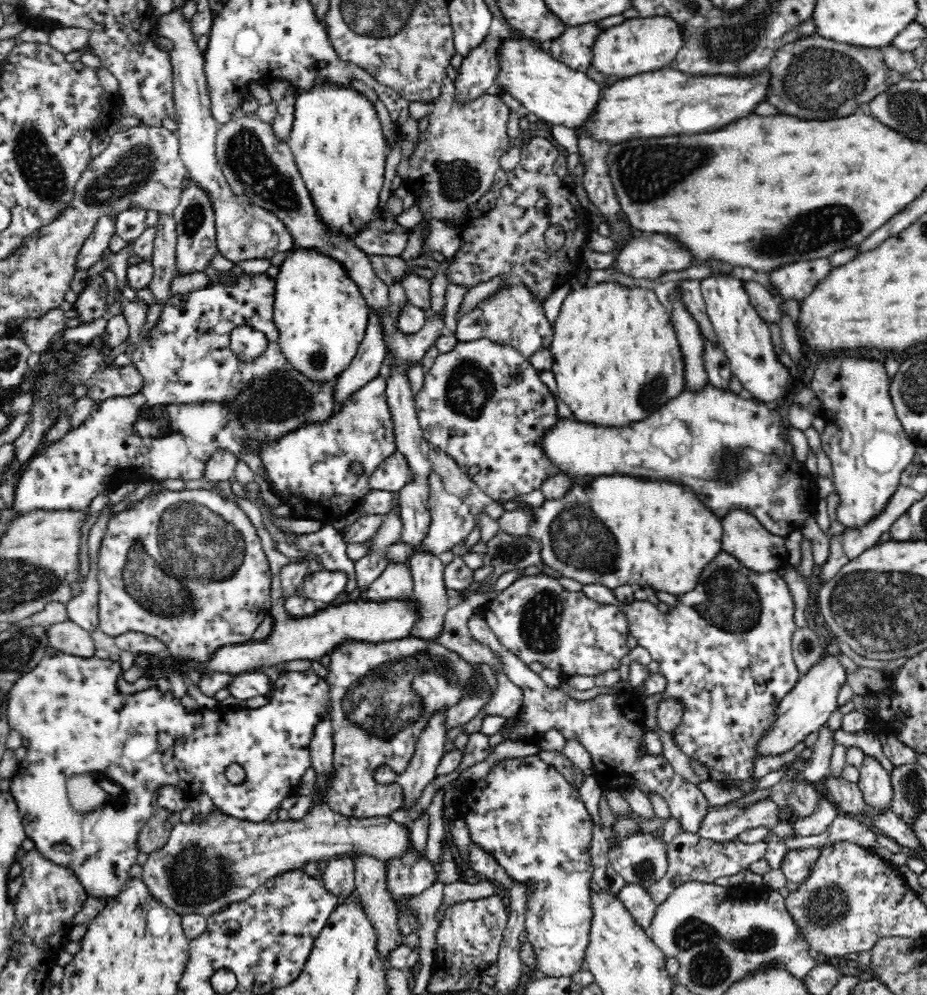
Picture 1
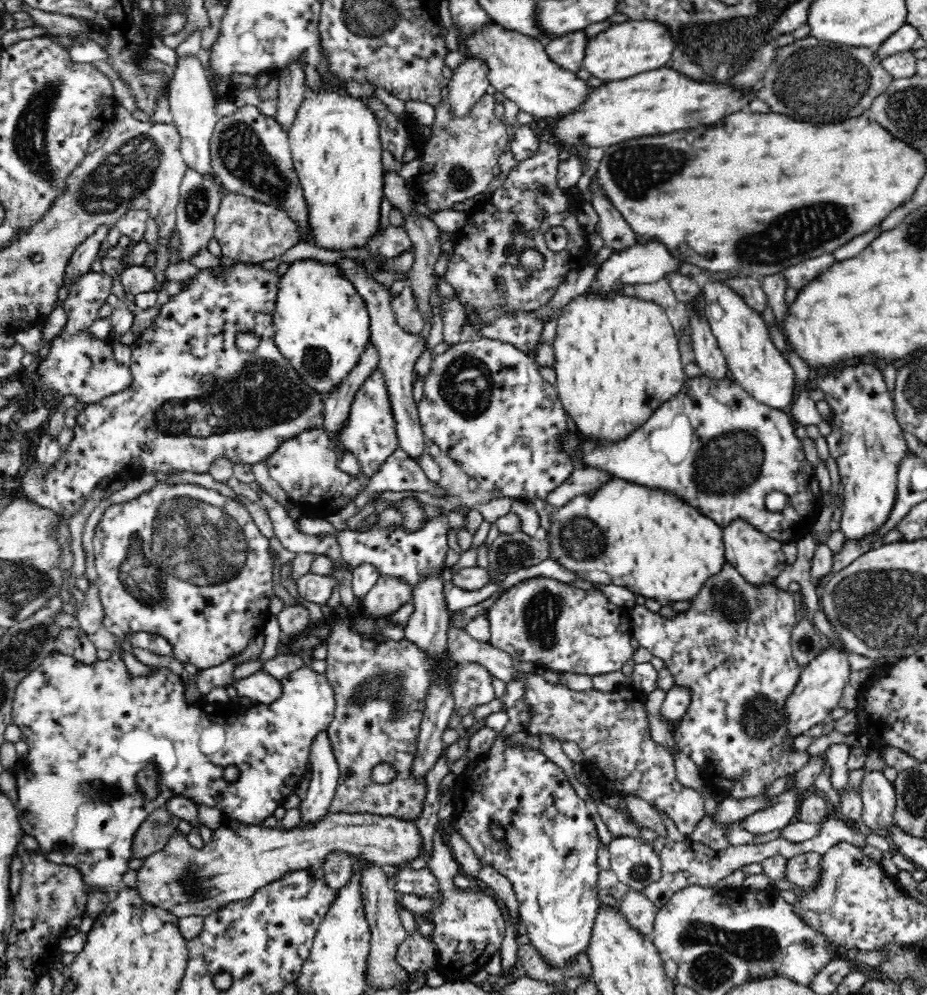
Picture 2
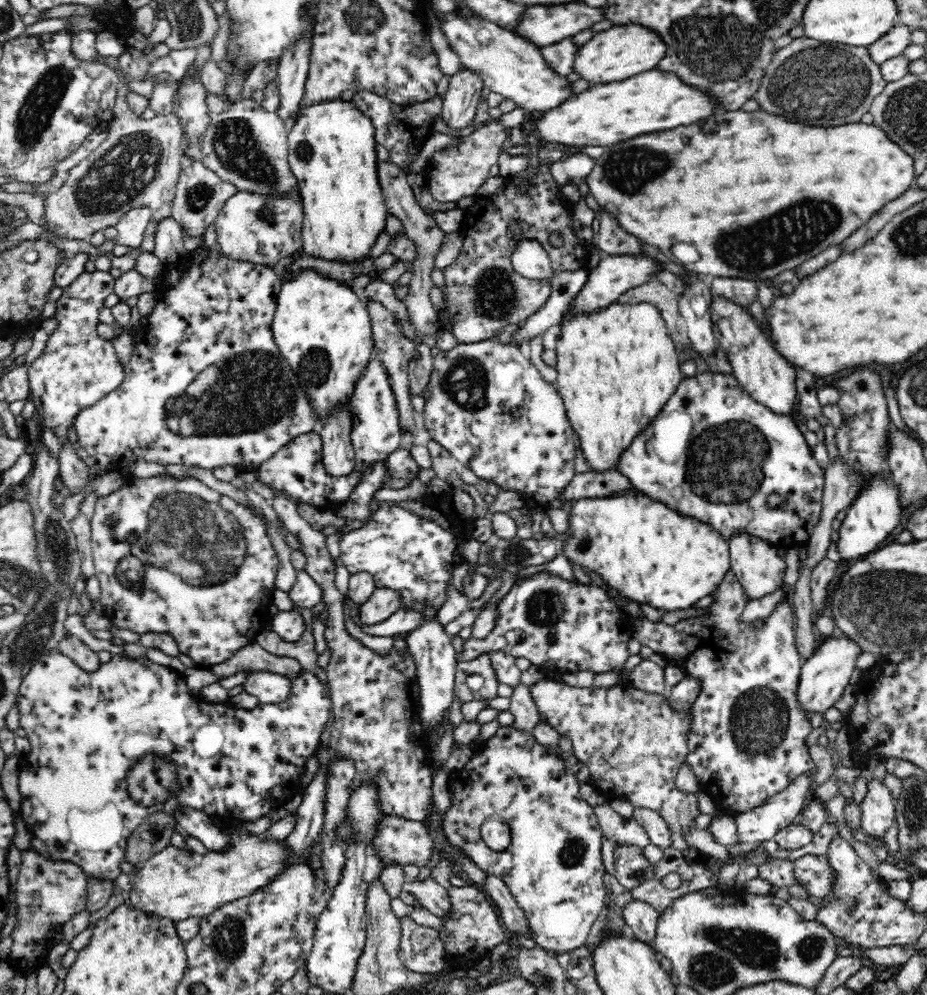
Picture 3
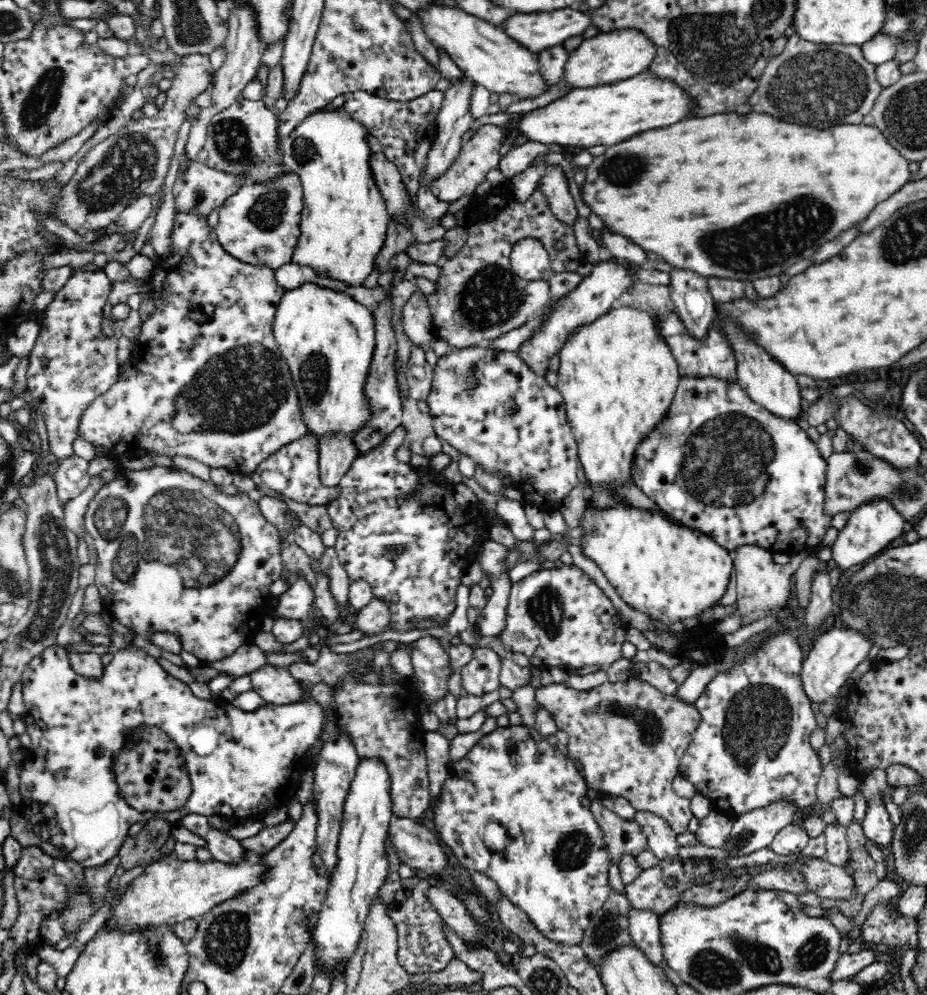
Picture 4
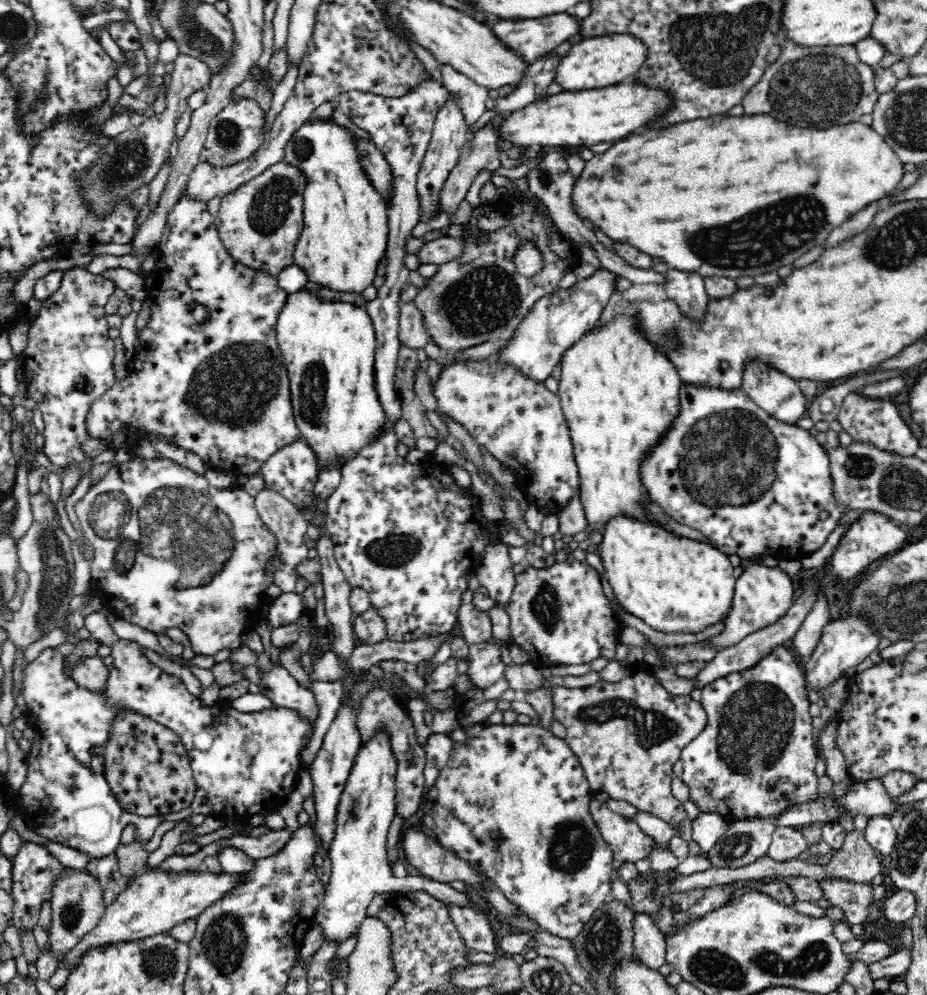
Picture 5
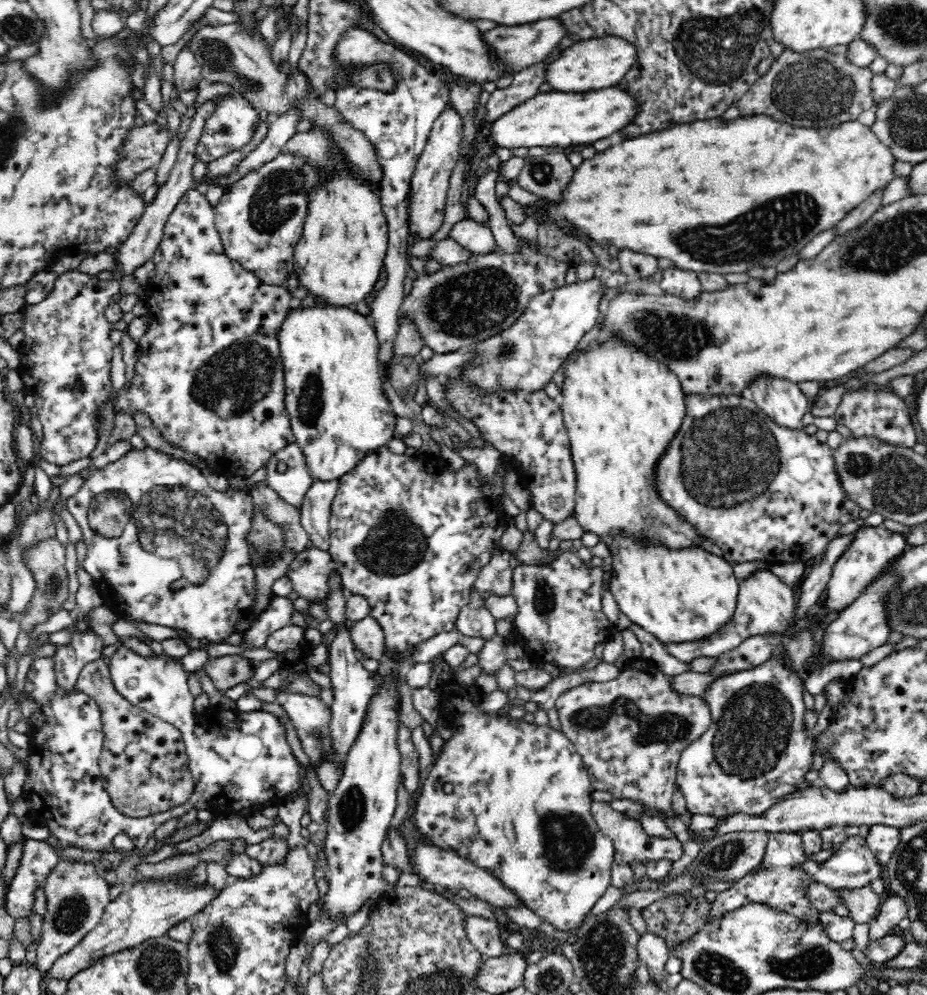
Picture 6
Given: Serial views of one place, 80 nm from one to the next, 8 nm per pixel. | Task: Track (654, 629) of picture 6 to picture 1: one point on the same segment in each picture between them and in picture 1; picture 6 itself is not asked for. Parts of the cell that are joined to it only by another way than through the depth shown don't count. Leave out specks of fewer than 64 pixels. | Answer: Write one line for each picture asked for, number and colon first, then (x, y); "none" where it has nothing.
1: (617, 530)
2: (654, 544)
3: (648, 553)
4: (673, 574)
5: (673, 584)

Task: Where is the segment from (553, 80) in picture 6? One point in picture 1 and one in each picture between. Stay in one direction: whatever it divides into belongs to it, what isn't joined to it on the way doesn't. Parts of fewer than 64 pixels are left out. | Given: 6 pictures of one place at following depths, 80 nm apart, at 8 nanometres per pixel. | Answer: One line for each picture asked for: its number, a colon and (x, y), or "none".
1: (638, 45)
2: (620, 51)
3: (620, 52)
4: (614, 56)
5: (595, 62)

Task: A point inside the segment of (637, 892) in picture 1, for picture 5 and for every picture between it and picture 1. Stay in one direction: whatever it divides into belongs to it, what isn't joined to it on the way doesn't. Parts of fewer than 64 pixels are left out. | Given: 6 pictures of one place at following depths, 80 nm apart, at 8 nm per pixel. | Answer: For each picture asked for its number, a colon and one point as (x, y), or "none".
2: (640, 911)
3: (641, 919)
4: (644, 925)
5: (649, 945)

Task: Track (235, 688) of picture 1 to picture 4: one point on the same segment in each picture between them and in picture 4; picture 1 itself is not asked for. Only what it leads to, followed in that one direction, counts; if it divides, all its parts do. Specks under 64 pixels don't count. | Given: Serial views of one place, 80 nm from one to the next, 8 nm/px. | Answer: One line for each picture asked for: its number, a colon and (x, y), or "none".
2: (263, 688)
3: (270, 687)
4: (275, 685)

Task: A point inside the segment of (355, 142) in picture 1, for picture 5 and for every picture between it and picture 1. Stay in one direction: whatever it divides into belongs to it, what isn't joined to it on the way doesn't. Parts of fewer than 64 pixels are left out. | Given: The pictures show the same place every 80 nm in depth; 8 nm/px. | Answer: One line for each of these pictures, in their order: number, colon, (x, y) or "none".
2: (336, 149)
3: (331, 153)
4: (344, 220)
5: (345, 231)

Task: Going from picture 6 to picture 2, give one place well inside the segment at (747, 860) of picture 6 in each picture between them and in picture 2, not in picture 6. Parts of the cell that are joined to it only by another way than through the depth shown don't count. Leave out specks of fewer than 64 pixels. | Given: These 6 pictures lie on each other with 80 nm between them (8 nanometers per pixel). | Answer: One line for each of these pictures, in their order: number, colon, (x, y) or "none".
2: (781, 812)
3: (760, 824)
4: (754, 830)
5: (745, 841)

